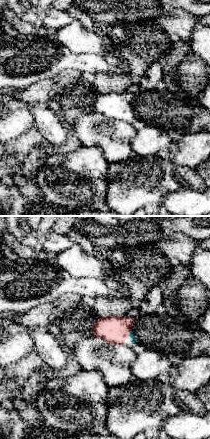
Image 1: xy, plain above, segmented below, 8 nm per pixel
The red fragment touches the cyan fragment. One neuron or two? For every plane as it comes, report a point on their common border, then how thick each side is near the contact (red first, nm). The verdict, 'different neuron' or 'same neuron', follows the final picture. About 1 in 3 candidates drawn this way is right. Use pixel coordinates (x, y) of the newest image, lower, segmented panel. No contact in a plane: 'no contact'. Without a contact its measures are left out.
contact (128, 334); calibres 220 and 60 nm

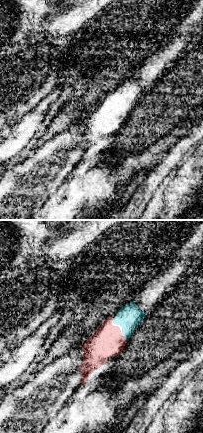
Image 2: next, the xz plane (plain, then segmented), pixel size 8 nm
contact (124, 338); calibres 260 and 190 nm

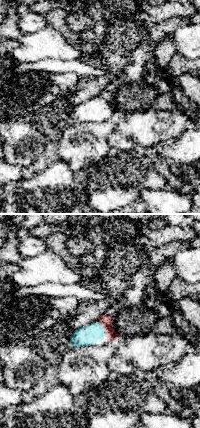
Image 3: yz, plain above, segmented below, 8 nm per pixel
contact (104, 329); calibres 100 and 160 nm

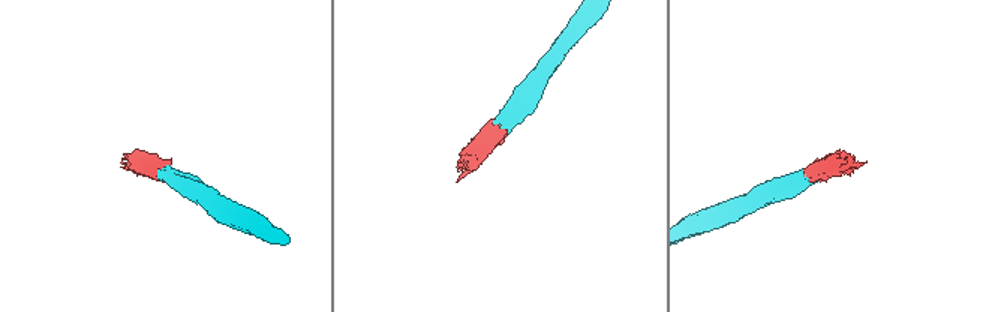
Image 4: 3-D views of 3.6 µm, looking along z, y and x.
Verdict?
same neuron

